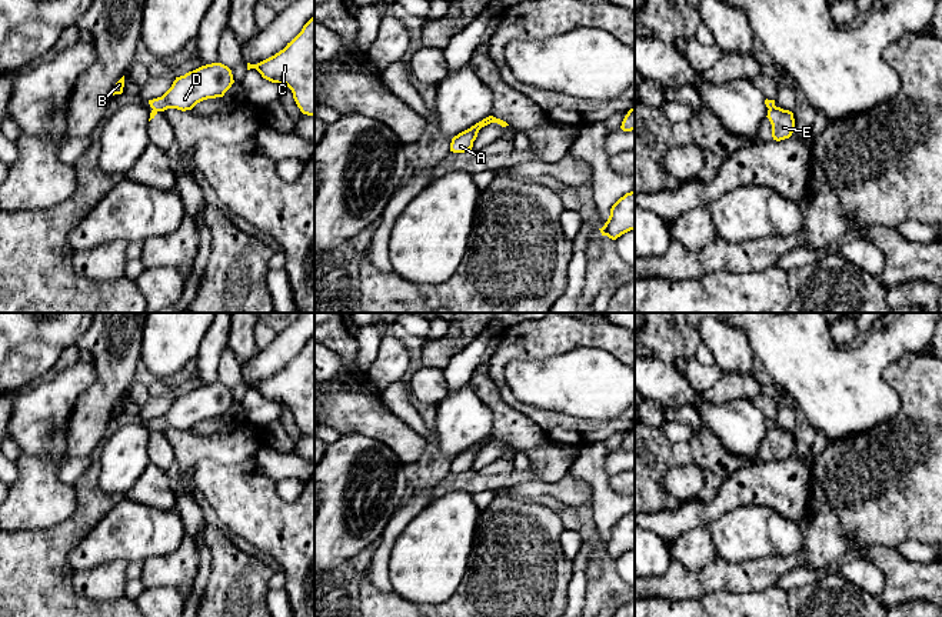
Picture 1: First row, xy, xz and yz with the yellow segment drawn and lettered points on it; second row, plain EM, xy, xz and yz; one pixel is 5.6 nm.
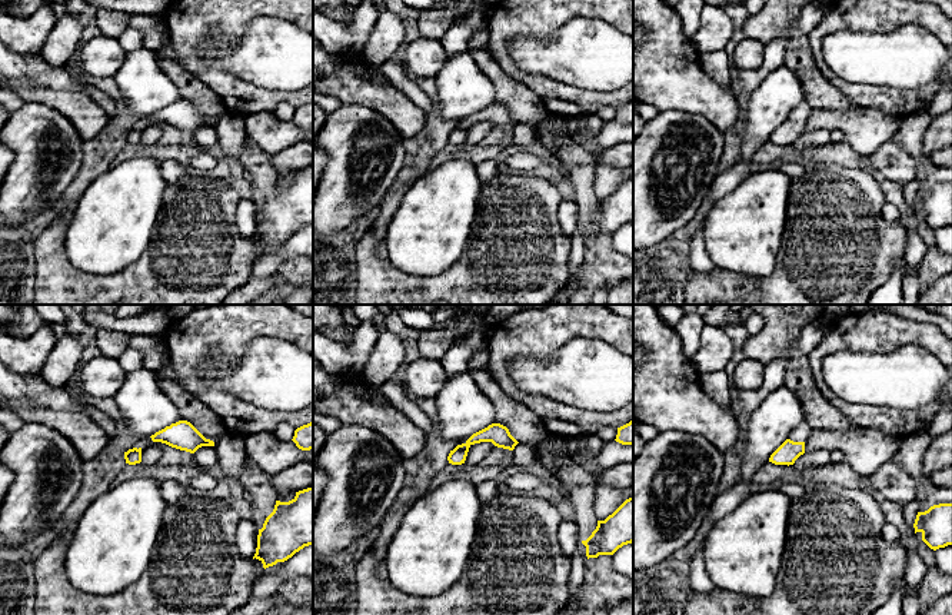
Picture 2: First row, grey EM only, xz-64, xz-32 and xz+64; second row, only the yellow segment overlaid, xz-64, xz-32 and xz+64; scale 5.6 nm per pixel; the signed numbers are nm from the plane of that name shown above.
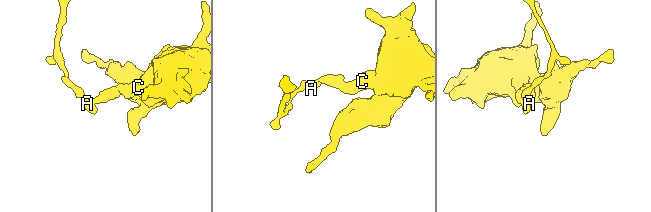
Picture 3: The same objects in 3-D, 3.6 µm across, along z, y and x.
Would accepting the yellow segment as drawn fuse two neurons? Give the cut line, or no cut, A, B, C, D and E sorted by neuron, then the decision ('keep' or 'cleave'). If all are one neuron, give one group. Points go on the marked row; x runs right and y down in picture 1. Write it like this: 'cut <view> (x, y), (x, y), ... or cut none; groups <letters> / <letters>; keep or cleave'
cut xz (475, 124), (479, 129); groups A B E / C D; cleave

